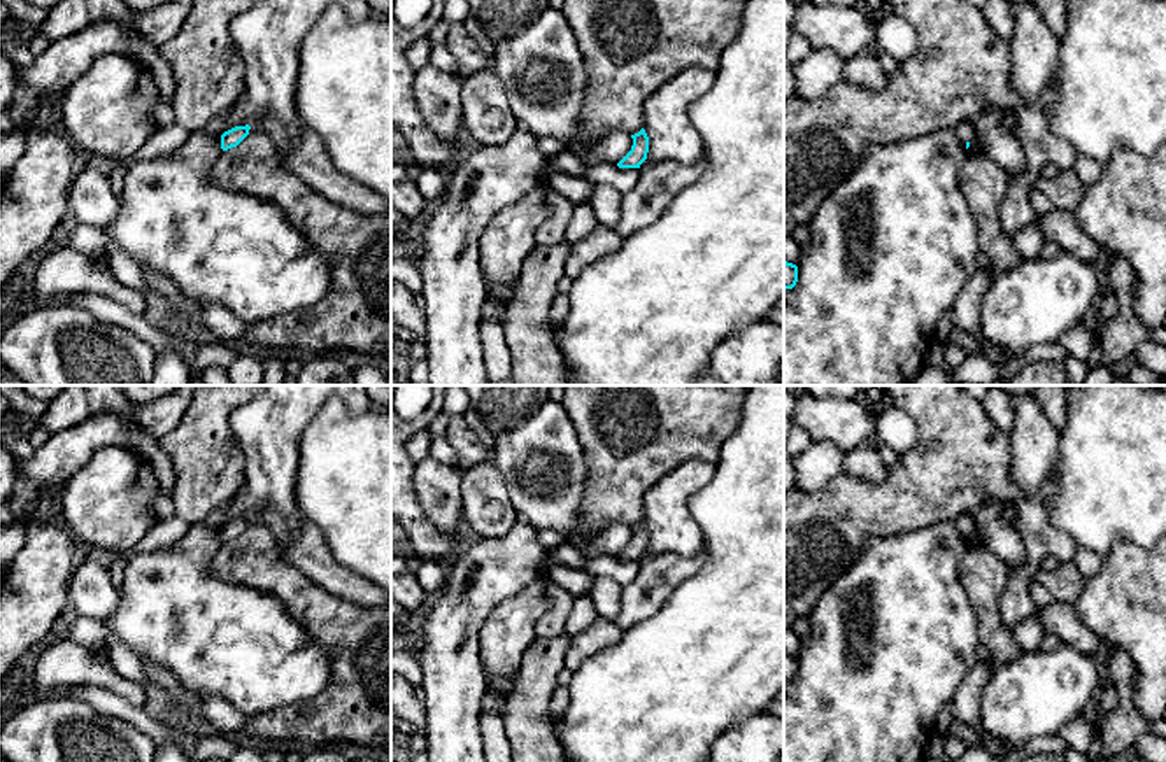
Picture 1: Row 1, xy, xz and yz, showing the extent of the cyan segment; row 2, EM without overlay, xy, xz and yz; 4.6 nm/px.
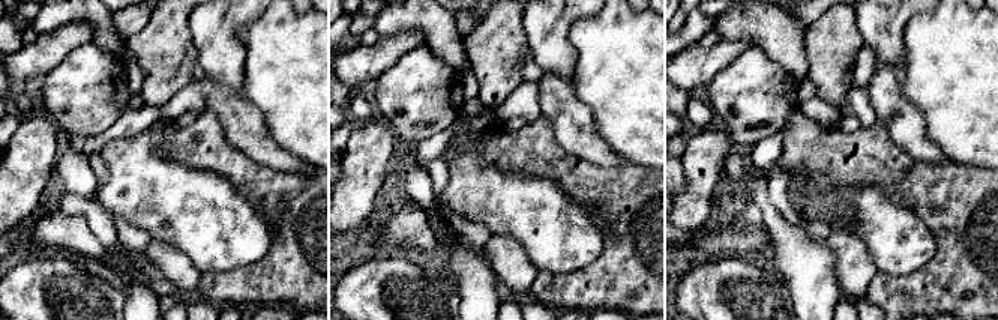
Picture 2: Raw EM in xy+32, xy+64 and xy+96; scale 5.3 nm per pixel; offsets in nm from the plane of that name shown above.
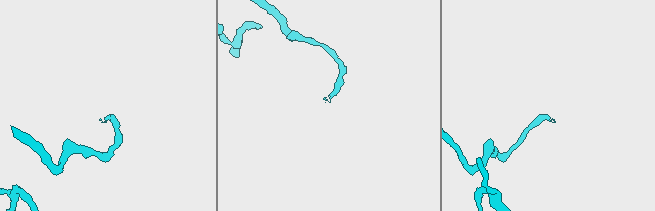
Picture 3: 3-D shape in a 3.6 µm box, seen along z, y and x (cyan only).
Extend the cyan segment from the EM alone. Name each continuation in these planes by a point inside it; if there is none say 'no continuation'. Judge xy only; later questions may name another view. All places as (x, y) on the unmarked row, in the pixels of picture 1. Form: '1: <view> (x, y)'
no continuation

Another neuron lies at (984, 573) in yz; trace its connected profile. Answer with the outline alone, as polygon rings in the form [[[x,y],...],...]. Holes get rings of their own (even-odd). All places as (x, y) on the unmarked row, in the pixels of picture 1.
[[[968,547],[957,571],[977,611],[980,643],[994,664],[1017,660],[1024,650],[1001,615],[1001,596],[1010,578],[1008,564],[992,550]]]

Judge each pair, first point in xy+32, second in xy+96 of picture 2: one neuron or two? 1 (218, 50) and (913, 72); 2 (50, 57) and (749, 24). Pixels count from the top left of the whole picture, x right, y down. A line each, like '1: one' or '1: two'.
1: two
2: two

